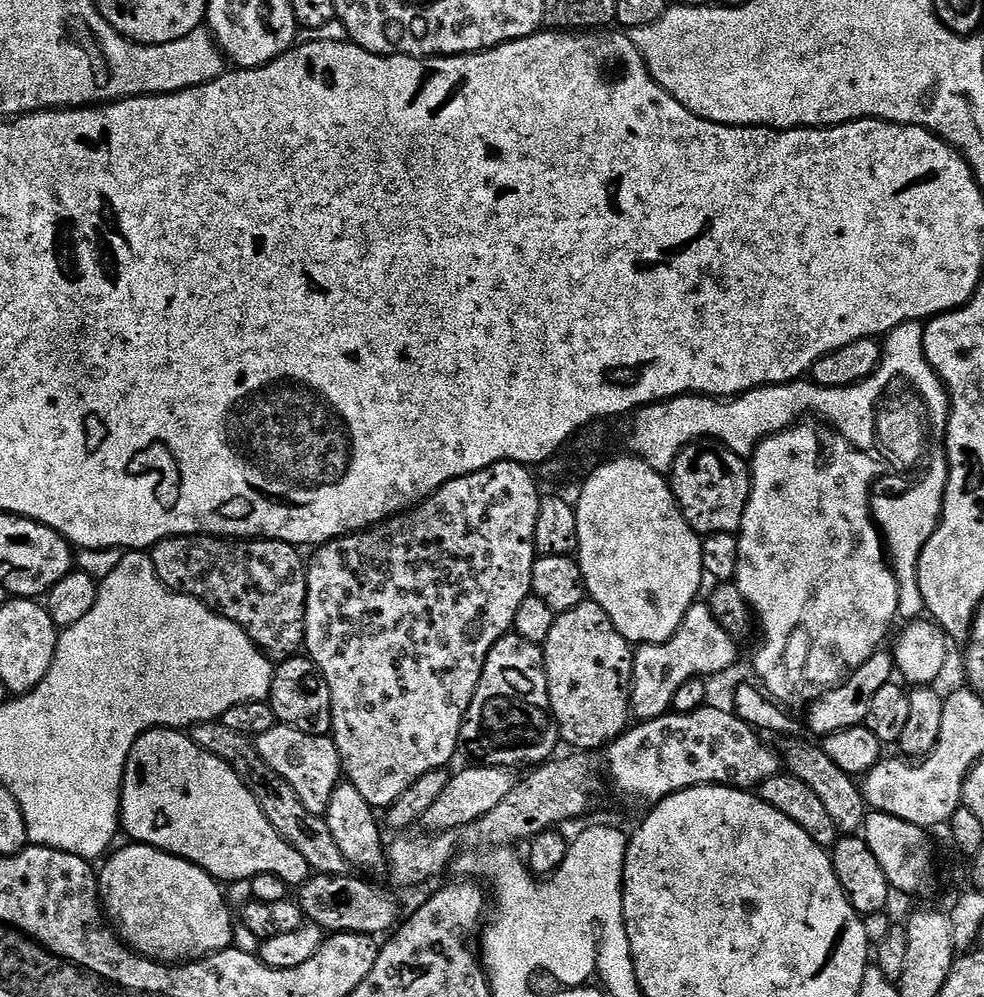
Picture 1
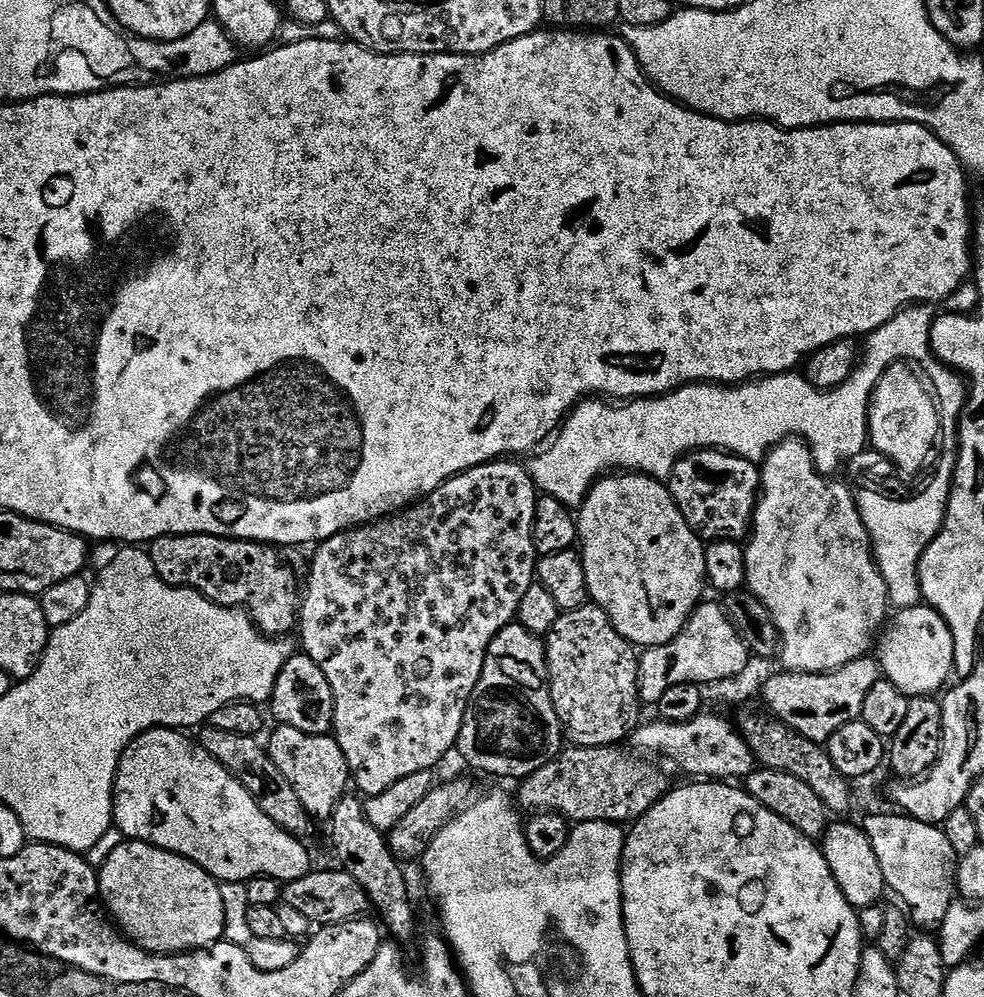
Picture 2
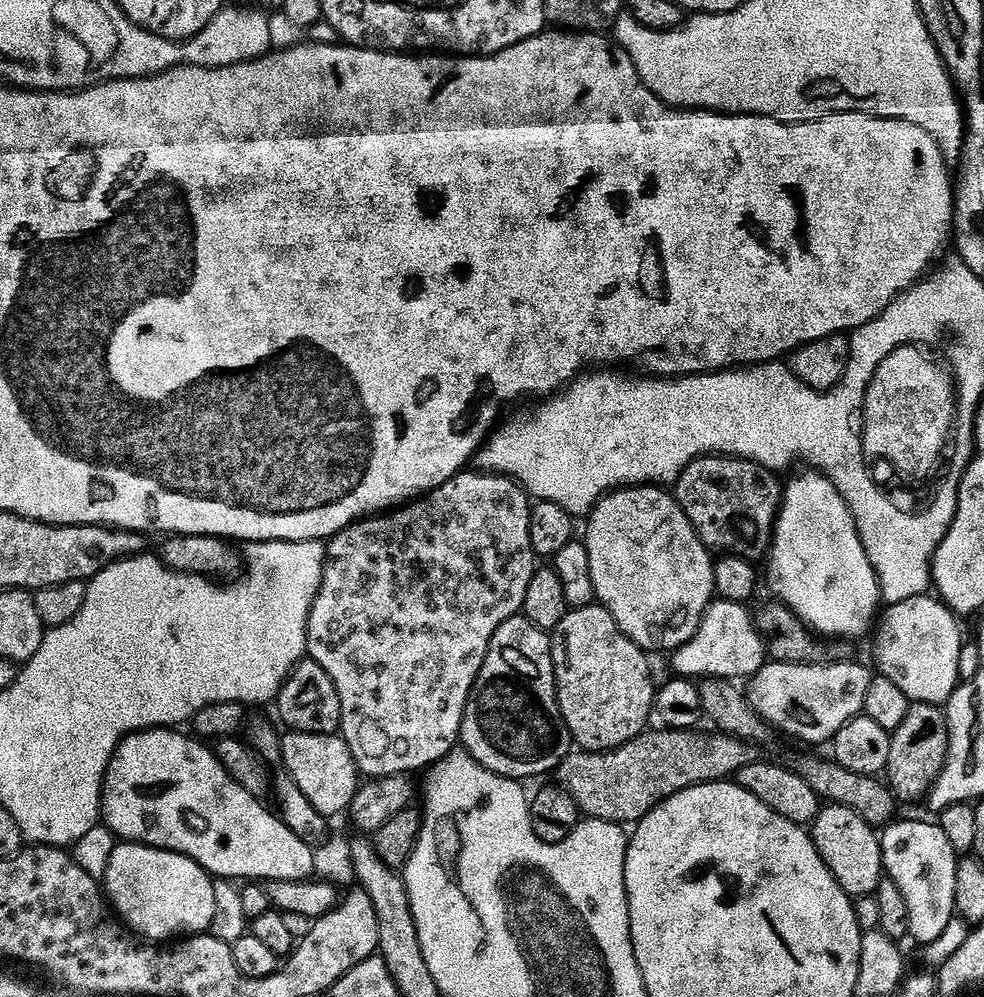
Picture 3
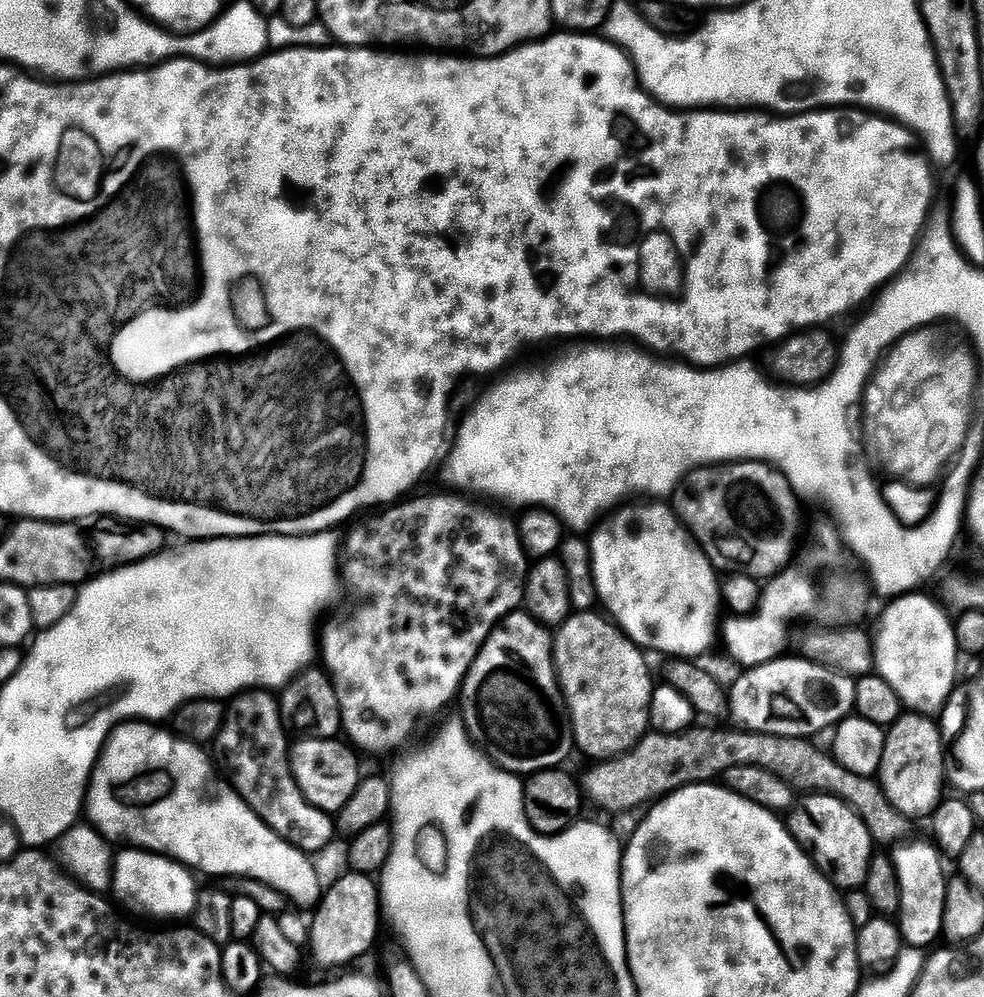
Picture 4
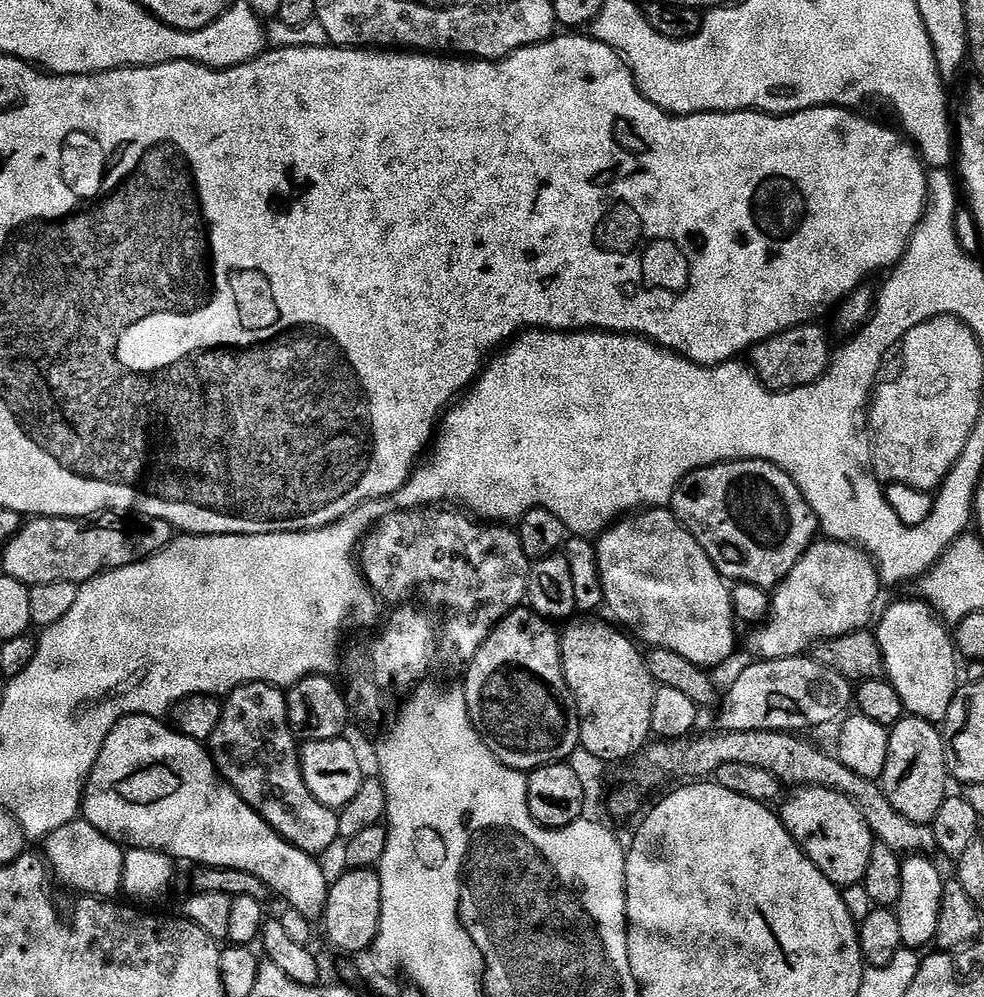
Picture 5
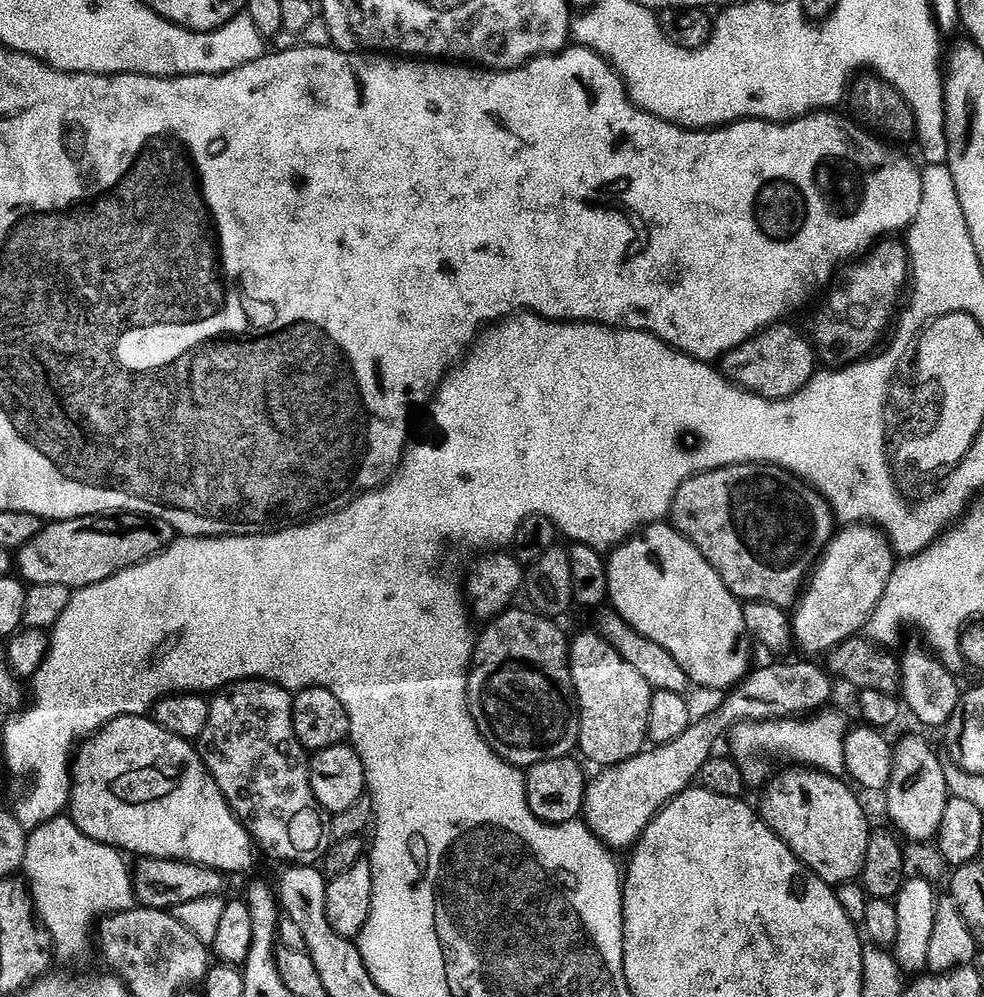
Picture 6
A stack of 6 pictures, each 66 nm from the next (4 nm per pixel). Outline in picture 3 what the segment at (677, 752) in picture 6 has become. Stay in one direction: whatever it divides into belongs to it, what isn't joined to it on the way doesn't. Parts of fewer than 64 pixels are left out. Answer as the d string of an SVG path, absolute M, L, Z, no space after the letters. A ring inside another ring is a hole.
M768 662L751 677L746 695L755 712L777 733L797 736L808 744L827 745L840 733L842 726L863 713L866 690L870 690L873 675L873 669L860 664Z

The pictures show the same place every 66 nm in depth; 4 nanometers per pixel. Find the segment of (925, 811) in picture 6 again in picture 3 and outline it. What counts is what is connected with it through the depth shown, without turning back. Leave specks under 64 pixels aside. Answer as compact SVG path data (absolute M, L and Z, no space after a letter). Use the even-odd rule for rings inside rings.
M913 703L912 709L906 714L906 722L902 722L902 726L891 733L891 738L887 783L901 801L923 801L942 774L948 757L948 717L945 709L934 704Z

